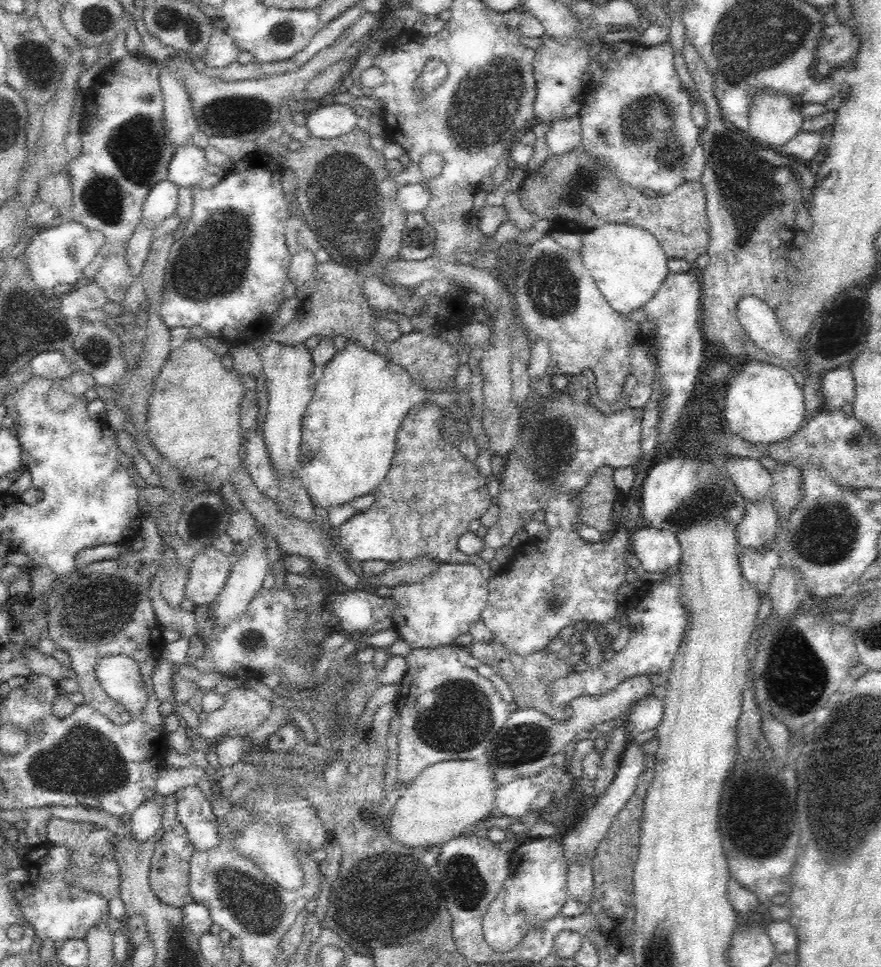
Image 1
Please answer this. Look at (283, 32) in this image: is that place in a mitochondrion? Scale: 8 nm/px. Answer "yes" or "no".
yes

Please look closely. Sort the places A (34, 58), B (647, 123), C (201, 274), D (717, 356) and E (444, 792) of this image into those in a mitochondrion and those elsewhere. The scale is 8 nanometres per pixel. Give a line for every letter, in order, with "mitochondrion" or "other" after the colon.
A: mitochondrion
B: mitochondrion
C: mitochondrion
D: other
E: other

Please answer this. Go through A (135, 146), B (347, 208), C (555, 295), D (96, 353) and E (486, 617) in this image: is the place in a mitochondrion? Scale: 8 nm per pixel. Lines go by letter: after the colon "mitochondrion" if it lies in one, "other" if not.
A: mitochondrion
B: mitochondrion
C: mitochondrion
D: mitochondrion
E: other

